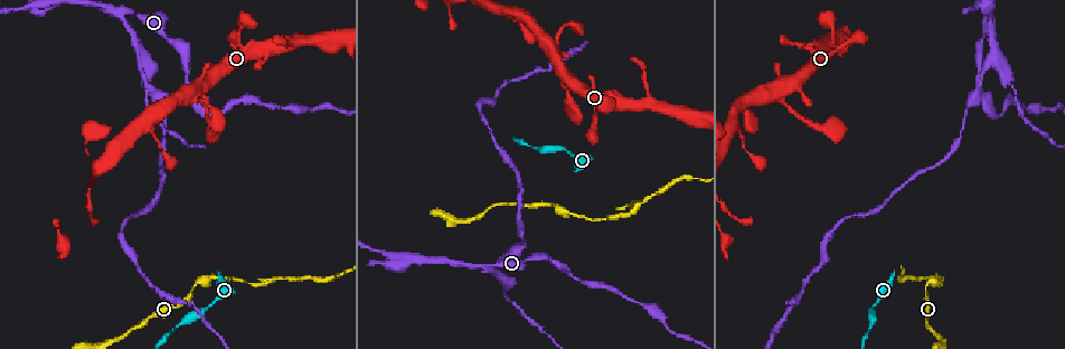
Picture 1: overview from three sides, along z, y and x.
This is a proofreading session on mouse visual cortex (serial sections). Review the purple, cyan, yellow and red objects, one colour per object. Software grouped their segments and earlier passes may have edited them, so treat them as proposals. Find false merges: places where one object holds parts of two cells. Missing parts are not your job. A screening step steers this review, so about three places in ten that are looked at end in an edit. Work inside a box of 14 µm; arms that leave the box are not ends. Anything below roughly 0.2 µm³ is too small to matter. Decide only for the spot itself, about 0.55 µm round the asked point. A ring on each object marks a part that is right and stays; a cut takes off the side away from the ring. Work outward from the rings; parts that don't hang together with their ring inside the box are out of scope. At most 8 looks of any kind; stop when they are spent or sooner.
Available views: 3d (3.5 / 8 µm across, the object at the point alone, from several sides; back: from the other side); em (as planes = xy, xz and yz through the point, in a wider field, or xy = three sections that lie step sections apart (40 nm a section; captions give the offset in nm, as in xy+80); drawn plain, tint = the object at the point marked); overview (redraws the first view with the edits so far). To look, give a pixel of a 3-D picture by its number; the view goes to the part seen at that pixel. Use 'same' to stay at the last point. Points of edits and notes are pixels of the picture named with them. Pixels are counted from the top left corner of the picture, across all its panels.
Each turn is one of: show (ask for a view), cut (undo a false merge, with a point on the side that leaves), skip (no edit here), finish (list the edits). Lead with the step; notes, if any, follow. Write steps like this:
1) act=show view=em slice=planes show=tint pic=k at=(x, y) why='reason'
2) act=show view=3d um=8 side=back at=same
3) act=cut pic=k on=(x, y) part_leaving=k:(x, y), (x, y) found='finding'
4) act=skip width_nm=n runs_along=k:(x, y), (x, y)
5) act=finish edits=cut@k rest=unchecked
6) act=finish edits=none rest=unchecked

act=show view=3d um=3.5 pic=1 at=(208, 306)

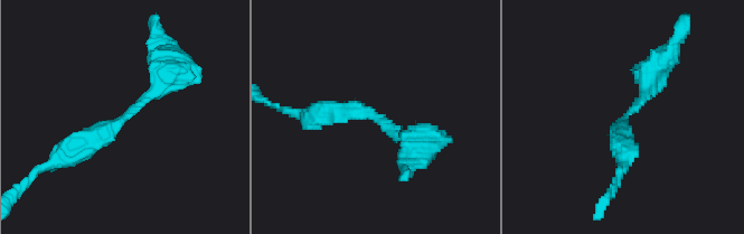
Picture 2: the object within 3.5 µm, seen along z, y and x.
act=show view=em slice=xy step=2 show=plain pic=2 at=(374, 119) why='now the EM'

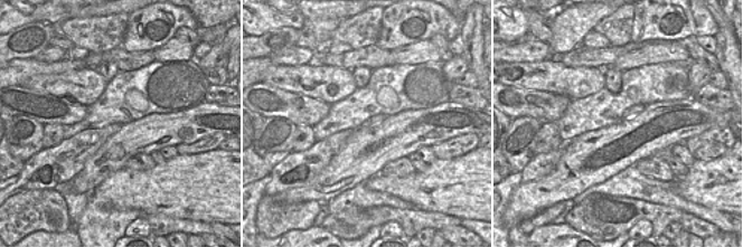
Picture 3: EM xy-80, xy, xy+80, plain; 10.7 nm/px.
act=show view=em slice=xy step=2 show=tint at=same

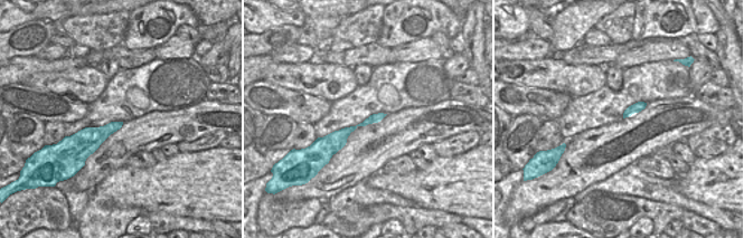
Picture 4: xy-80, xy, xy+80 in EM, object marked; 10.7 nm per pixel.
act=skip found='all the same cell'

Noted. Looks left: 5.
act=show view=em slice=planes show=tint pic=1 at=(191, 289) why='calibre changes'

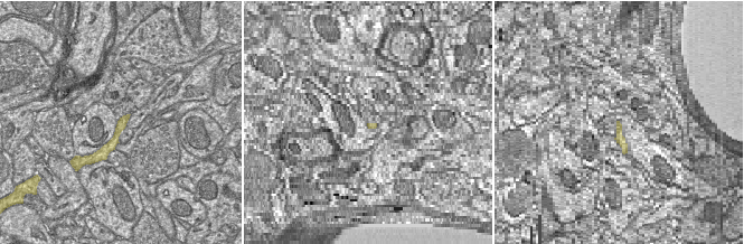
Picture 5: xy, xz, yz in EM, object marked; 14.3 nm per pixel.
act=show view=3d um=3.5 at=same

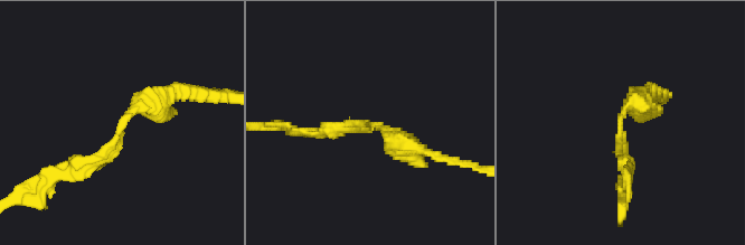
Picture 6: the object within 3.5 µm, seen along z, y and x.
act=skip runs_along=6:(72, 168), (106, 154), (138, 103), (179, 88) found='all the same cell'

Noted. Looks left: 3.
act=show view=3d um=3.5 pic=1 at=(582, 283) why='a narrow waist'

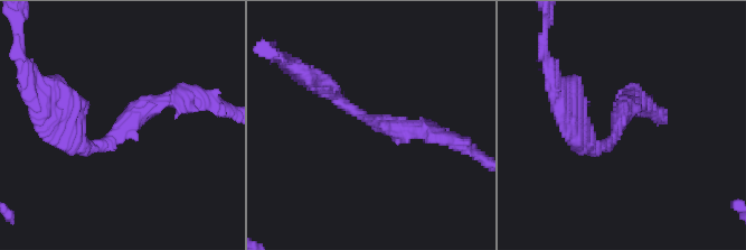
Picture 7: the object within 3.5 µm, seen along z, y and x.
act=show view=em slice=xy step=5 show=tint pic=7 at=(114, 136) arm_widths_nm=250,300

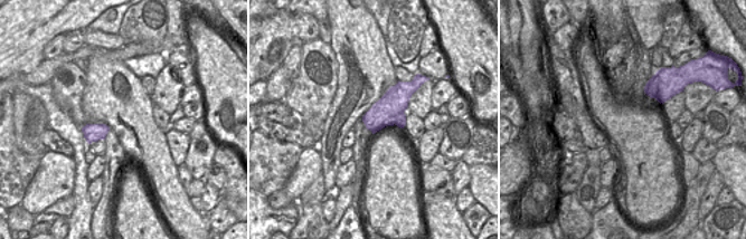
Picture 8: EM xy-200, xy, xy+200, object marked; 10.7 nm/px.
act=show view=em slice=planes show=tint at=same

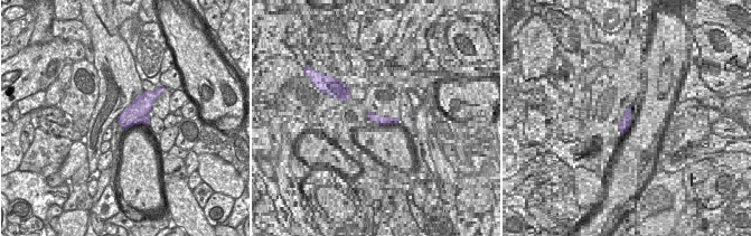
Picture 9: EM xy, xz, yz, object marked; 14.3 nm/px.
act=skip found='continuous, no second cell'

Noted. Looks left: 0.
act=finish edits=none rest=unchecked

